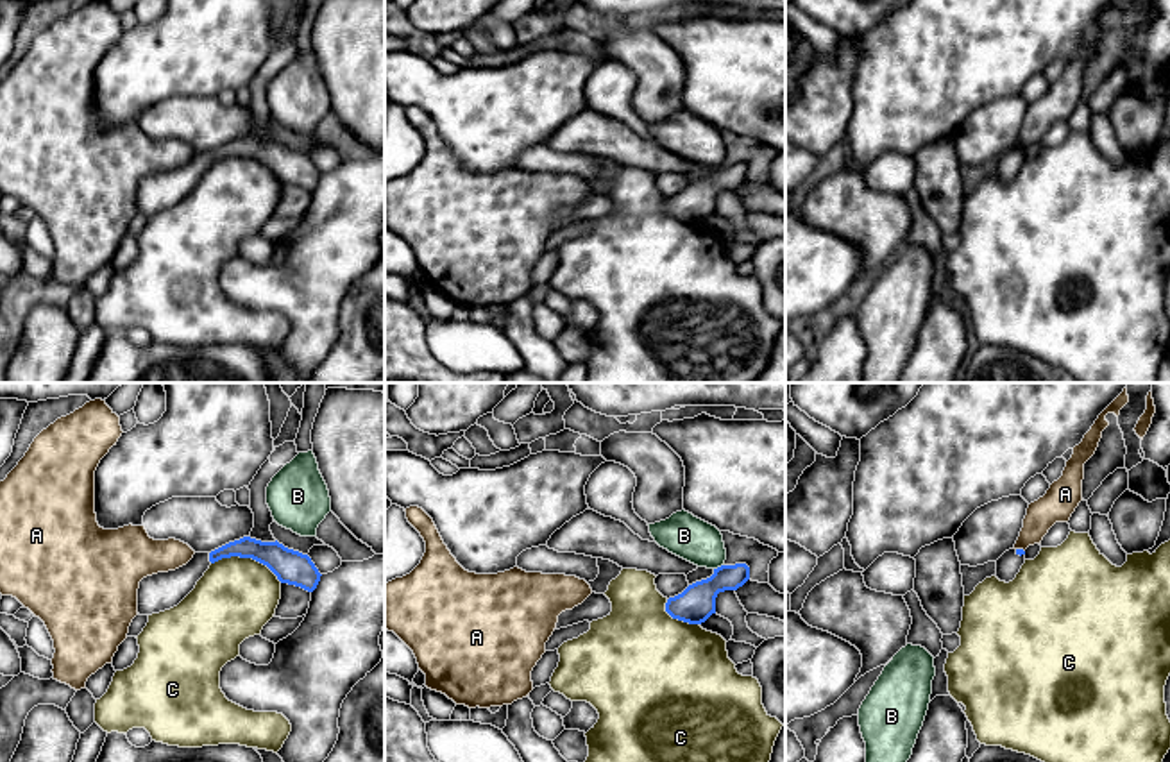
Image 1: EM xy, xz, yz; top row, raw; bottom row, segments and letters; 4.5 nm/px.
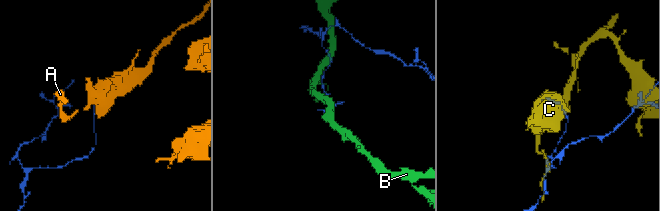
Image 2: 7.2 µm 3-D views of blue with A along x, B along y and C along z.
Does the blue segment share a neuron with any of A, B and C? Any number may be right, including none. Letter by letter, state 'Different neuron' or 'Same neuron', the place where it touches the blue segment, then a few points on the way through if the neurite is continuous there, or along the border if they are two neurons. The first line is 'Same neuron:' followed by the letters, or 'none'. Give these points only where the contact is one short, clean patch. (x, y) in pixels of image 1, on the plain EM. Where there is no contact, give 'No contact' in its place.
Same neuron: none
A: Different neuron. Touches blue at yz (1020, 149). Boundary: yz (1017, 147), (1024, 151)
B: Different neuron. Touches blue at xz (718, 167)
C: Different neuron. Touches blue at xy (247, 156). Boundary: xy (211, 161), (222, 156), (251, 156), (281, 181)

